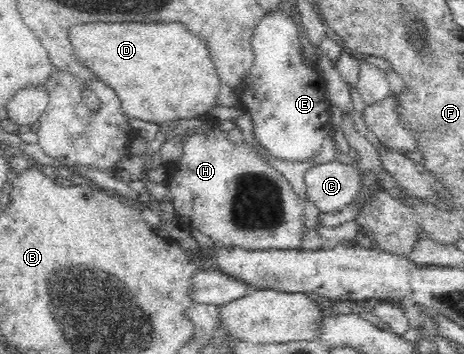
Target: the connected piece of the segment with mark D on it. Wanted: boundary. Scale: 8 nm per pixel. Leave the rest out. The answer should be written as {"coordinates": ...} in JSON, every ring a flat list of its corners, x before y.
{"coordinates":[[180,22,166,24,80,24,72,26,70,41,74,49,74,57,84,67,90,67,96,79,102,80,120,97,122,111,127,117,160,124,180,119,200,118,208,114,218,102,221,79,218,77,210,49,204,39,194,35]]}

